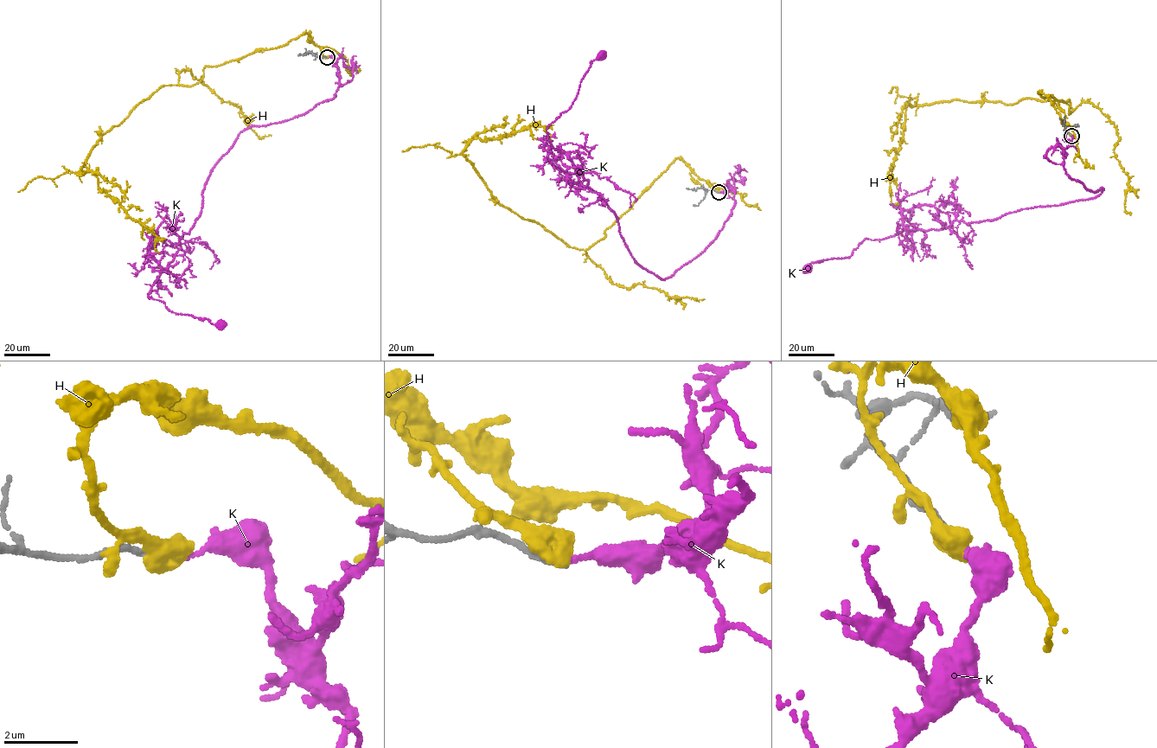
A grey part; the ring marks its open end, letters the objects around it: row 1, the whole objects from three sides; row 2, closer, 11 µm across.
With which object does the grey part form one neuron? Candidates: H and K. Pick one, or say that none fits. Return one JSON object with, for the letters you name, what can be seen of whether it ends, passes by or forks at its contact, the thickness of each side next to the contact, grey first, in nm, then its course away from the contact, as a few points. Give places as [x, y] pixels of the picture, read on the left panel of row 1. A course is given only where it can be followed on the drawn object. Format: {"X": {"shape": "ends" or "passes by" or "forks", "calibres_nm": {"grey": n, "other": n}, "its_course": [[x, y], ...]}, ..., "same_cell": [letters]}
{"same_cell": []}

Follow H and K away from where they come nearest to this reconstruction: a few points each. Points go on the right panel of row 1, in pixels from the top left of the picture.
H: (1070, 135), (1038, 92), (1068, 99), (1072, 109), (1029, 98), (909, 105), (889, 172), (896, 207)
K: (1071, 135), (1063, 168), (1088, 189), (1102, 188), (1092, 198), (866, 238), (850, 256), (806, 268)

